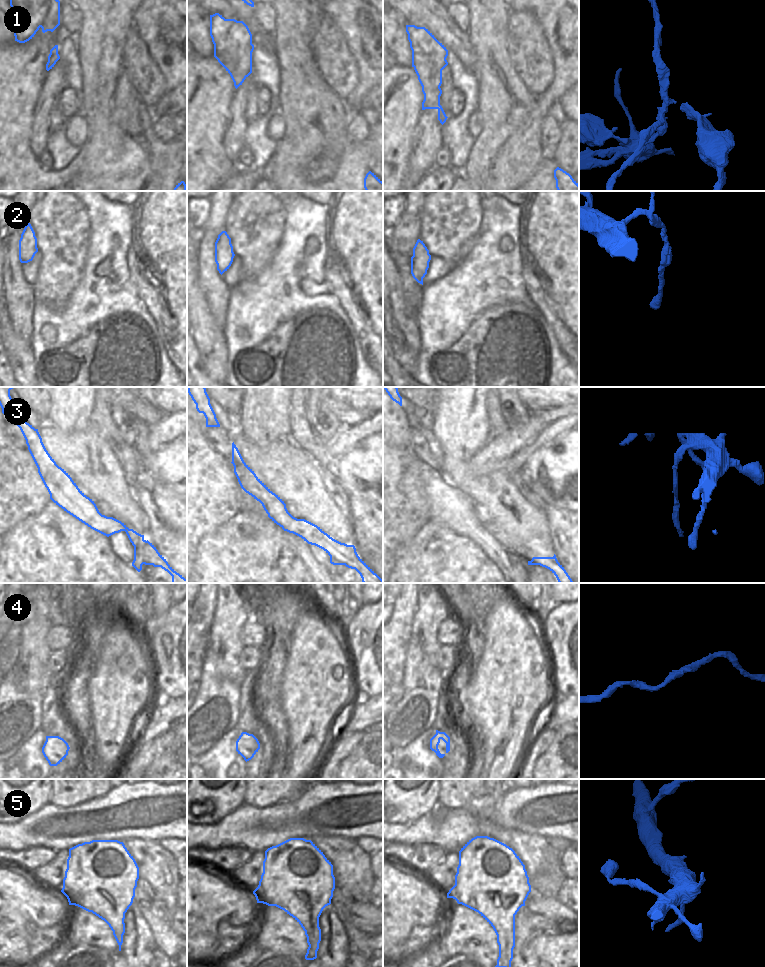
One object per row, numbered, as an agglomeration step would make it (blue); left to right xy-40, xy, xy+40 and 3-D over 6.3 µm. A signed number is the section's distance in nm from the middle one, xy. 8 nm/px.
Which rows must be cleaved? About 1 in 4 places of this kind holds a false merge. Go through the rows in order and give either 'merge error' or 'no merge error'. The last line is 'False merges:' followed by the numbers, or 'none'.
1: merge error
2: no merge error
3: no merge error
4: no merge error
5: no merge error
False merges: 1

